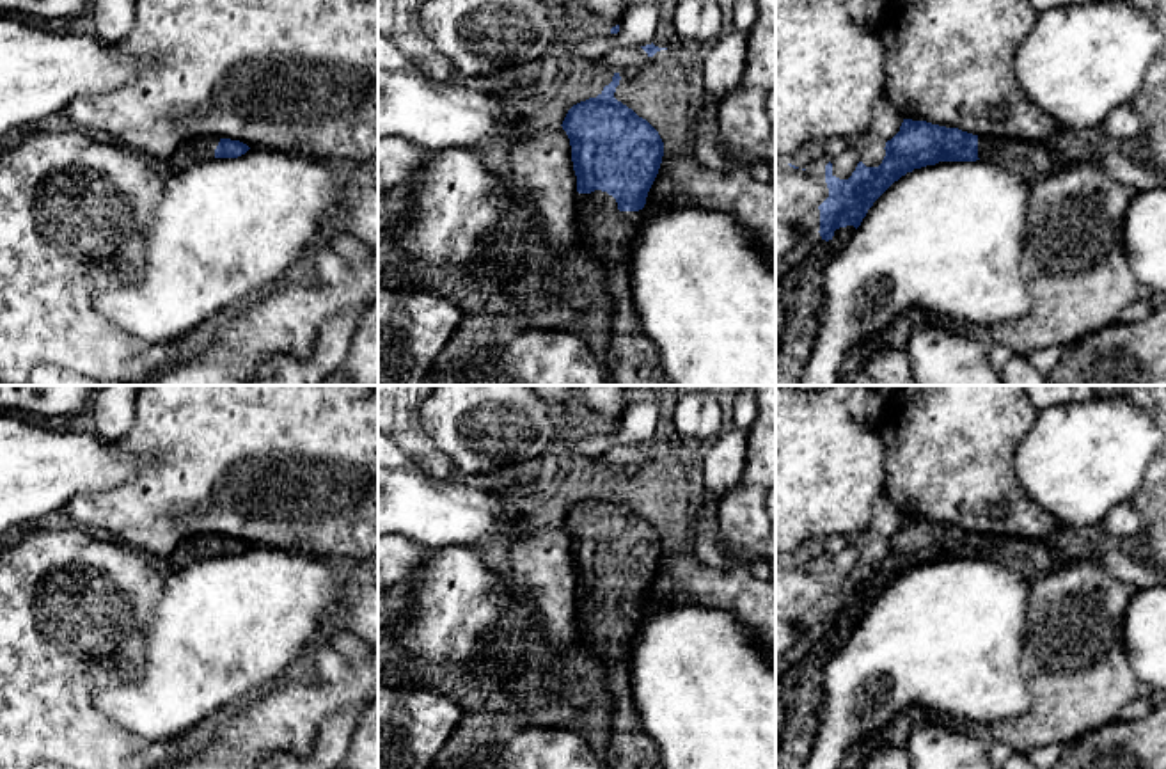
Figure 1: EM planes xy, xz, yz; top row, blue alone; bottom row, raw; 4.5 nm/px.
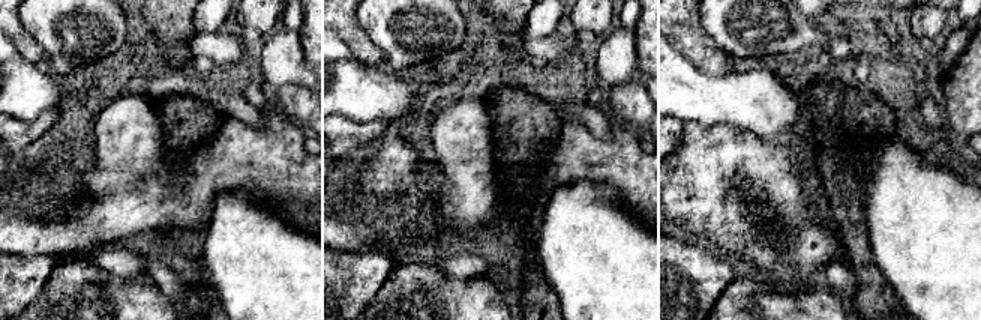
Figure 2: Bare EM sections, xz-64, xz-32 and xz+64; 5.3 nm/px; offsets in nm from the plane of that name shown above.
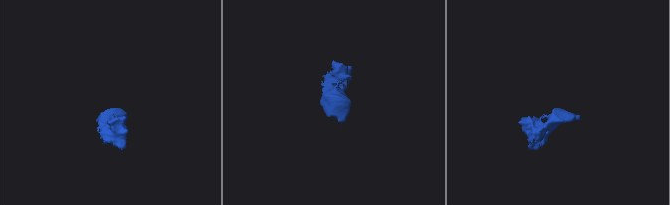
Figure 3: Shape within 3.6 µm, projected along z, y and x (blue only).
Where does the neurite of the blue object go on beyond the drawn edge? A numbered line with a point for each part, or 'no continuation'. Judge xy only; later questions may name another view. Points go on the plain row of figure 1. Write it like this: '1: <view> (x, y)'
1: xy (194, 547)

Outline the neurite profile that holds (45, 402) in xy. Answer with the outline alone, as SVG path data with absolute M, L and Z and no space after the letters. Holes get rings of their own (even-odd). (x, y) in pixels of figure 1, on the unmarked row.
M0 385L0 412L85 421L99 385Z

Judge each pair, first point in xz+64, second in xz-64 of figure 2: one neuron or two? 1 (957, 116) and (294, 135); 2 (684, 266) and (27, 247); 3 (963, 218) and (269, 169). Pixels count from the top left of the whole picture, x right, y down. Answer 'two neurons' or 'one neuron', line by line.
1: two neurons
2: two neurons
3: two neurons

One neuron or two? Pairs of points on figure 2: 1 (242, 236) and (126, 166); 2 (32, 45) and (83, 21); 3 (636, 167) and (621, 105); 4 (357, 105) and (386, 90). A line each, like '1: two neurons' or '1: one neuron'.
1: two neurons
2: two neurons
3: two neurons
4: one neuron

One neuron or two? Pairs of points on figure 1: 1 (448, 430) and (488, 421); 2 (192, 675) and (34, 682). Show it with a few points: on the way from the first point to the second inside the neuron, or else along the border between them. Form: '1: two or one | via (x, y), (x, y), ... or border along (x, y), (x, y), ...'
1: one | via (458, 421), (478, 421)
2: two | border along (148, 636), (142, 672), (133, 679), (100, 689)

